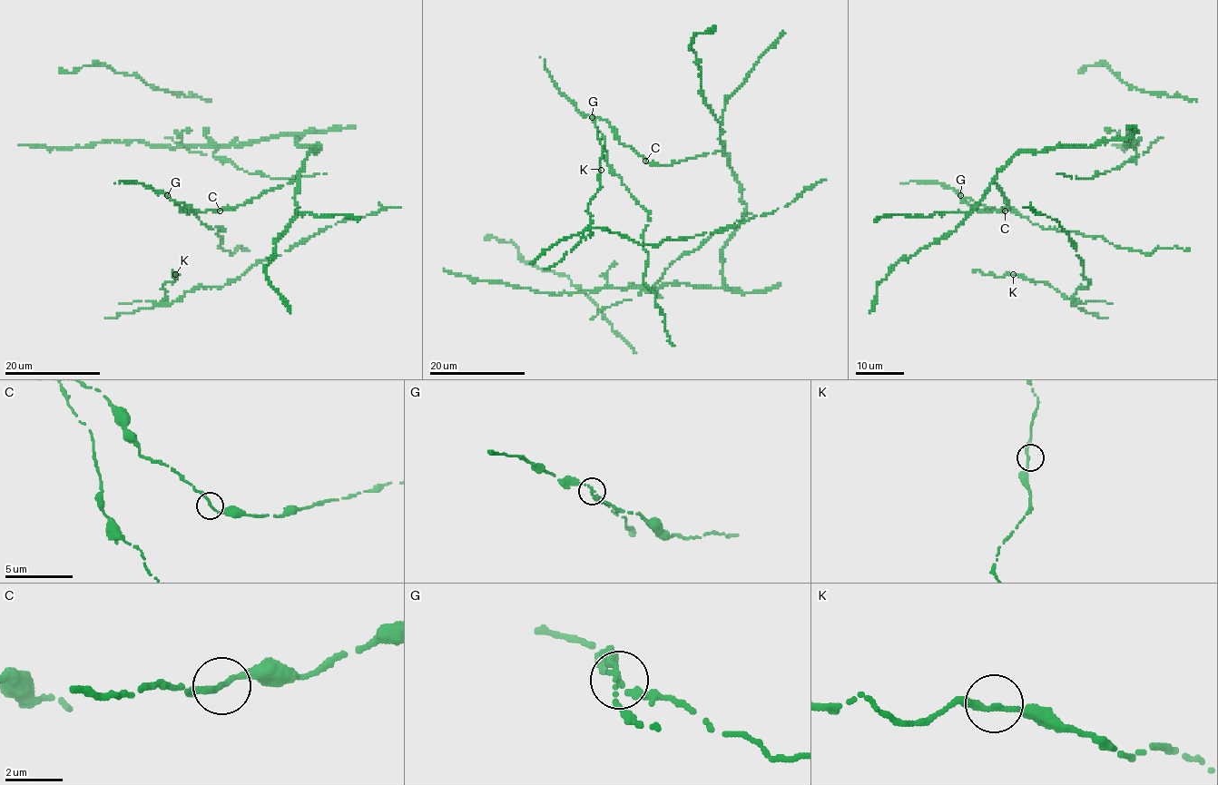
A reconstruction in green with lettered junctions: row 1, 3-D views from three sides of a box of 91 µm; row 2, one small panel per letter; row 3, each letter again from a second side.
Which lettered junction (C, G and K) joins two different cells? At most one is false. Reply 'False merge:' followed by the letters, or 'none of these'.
False merge: G

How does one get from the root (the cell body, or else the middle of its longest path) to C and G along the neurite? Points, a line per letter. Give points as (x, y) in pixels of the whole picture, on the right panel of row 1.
C: (1002, 192), (1008, 201), (1008, 209), (1005, 210)
G: (1002, 192), (1008, 201), (1008, 209), (998, 211), (973, 210), (960, 200), (960, 196)

